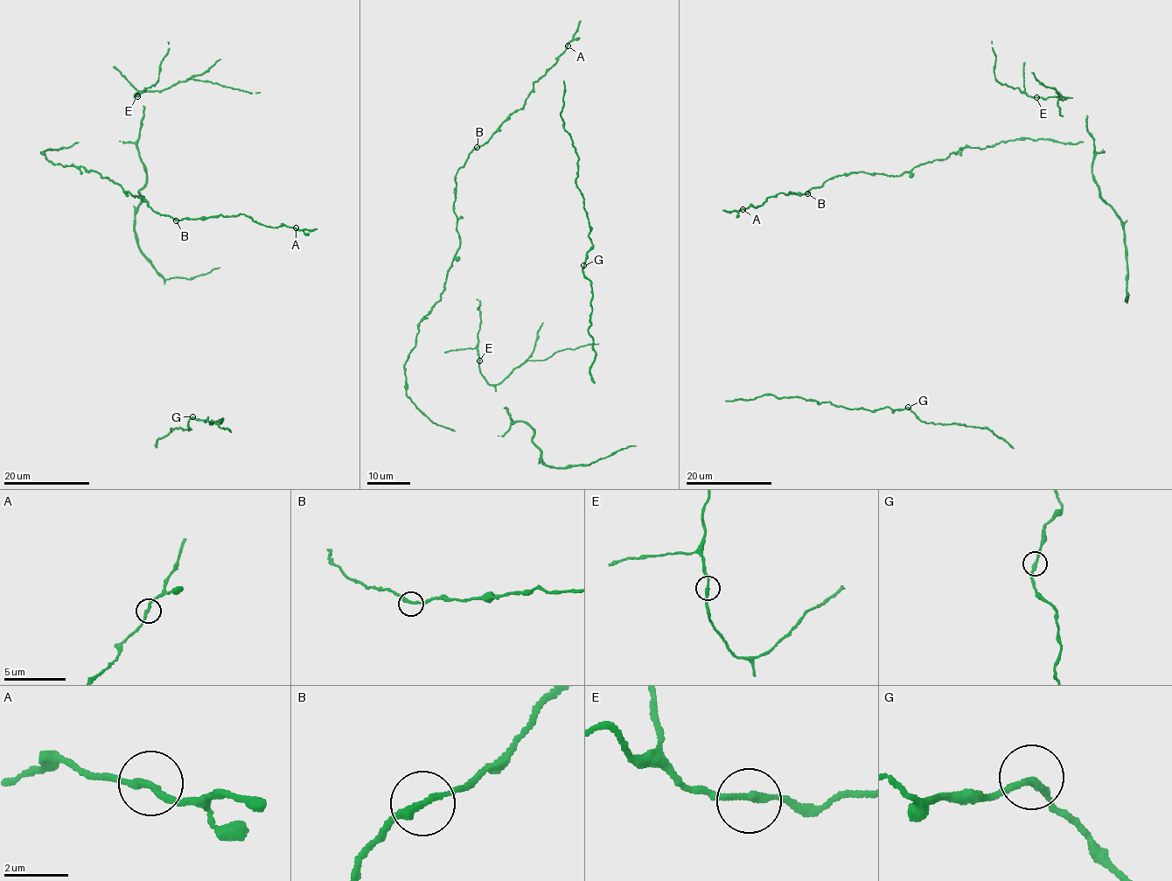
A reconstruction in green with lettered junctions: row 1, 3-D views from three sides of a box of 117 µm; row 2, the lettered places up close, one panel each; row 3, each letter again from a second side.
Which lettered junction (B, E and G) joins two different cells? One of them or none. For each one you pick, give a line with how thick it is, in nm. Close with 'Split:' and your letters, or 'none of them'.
Split: none of them

